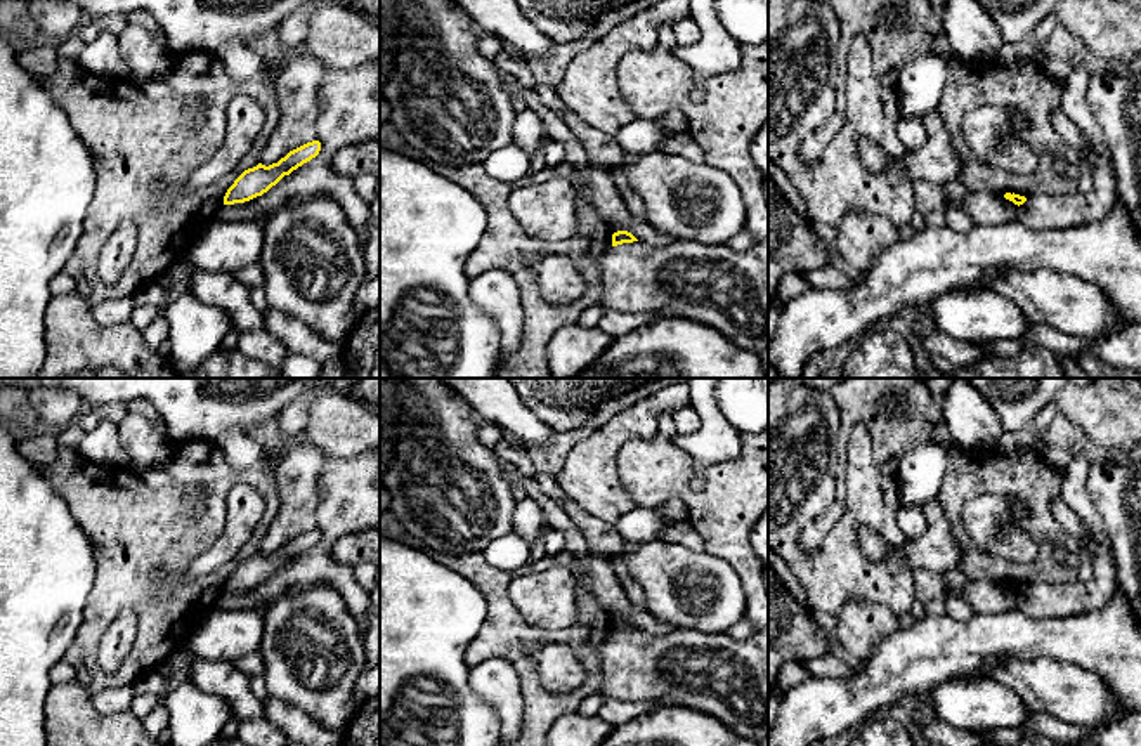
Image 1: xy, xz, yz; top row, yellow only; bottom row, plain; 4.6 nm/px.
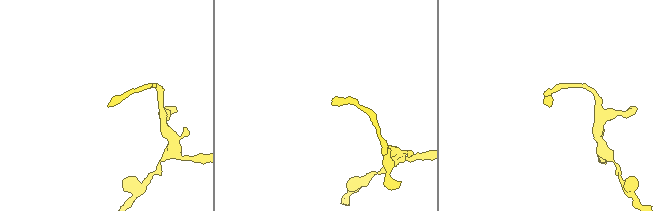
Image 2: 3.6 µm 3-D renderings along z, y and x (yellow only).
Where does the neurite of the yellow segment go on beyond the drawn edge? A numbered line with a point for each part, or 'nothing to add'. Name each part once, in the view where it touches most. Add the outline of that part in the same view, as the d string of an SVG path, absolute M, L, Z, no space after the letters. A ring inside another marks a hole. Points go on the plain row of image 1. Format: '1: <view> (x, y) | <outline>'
nothing to add

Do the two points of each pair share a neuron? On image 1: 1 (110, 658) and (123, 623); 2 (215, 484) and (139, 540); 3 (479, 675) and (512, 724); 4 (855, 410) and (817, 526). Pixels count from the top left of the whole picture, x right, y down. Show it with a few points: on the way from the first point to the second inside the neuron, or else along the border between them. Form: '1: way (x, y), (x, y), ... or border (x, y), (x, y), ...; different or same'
1: way (113, 649), (118, 632); same
2: way (215, 509), (186, 538), (163, 540); same
3: way (491, 687), (508, 705), (510, 712); same
4: way (841, 439), (840, 500); same

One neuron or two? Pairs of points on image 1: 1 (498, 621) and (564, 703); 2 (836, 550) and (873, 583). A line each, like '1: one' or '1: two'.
1: one
2: one

